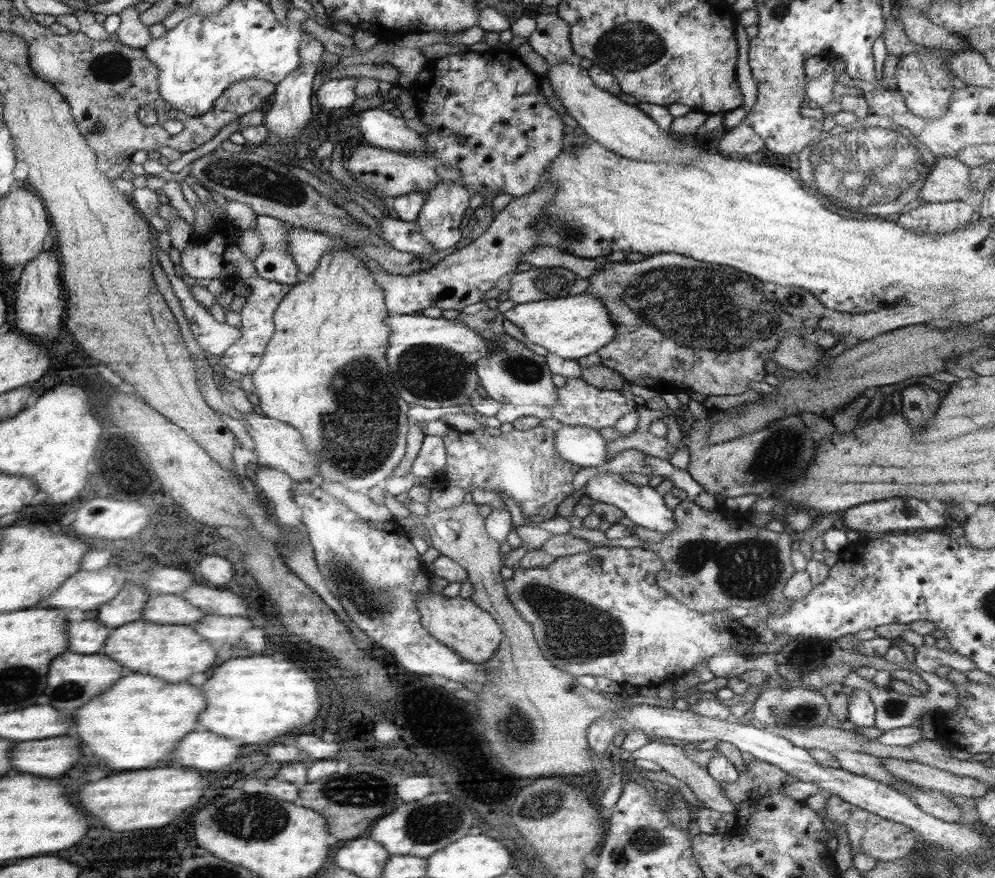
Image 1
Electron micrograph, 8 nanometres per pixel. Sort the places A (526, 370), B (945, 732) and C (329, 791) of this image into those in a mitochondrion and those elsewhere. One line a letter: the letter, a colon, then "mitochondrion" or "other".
A: mitochondrion
B: other
C: mitochondrion

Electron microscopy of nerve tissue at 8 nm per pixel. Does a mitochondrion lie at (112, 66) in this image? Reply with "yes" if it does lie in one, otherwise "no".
yes

